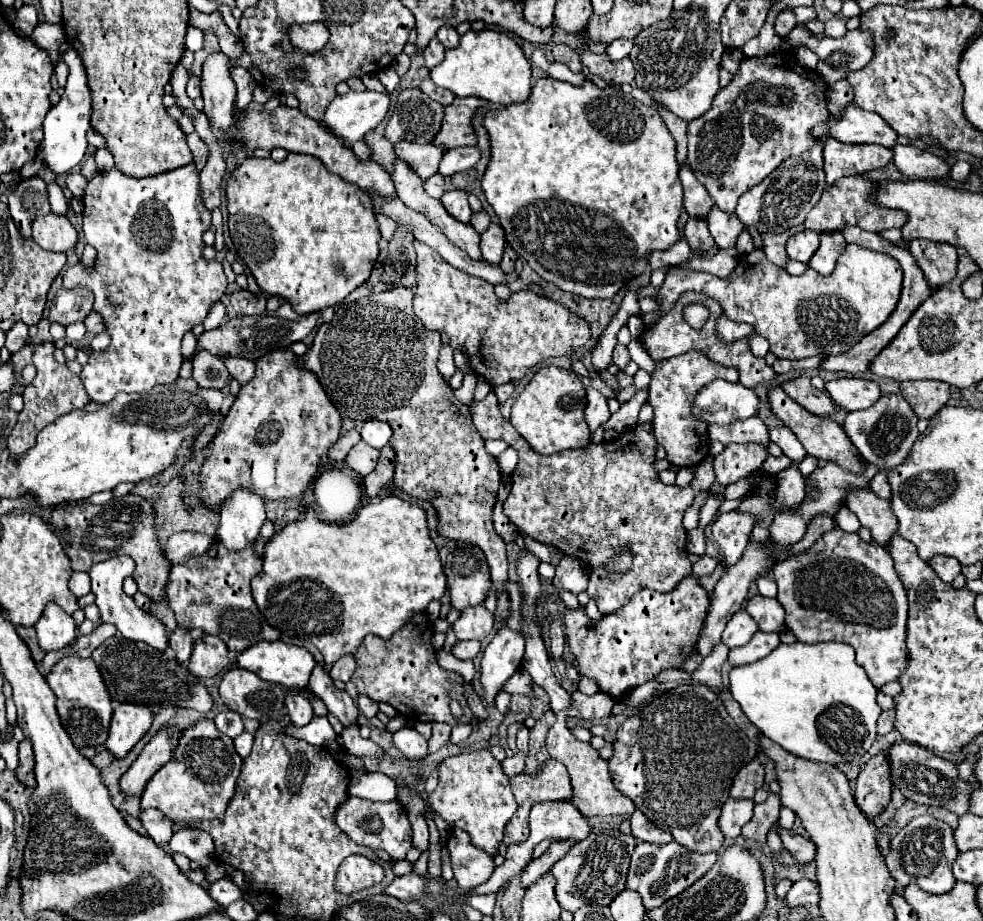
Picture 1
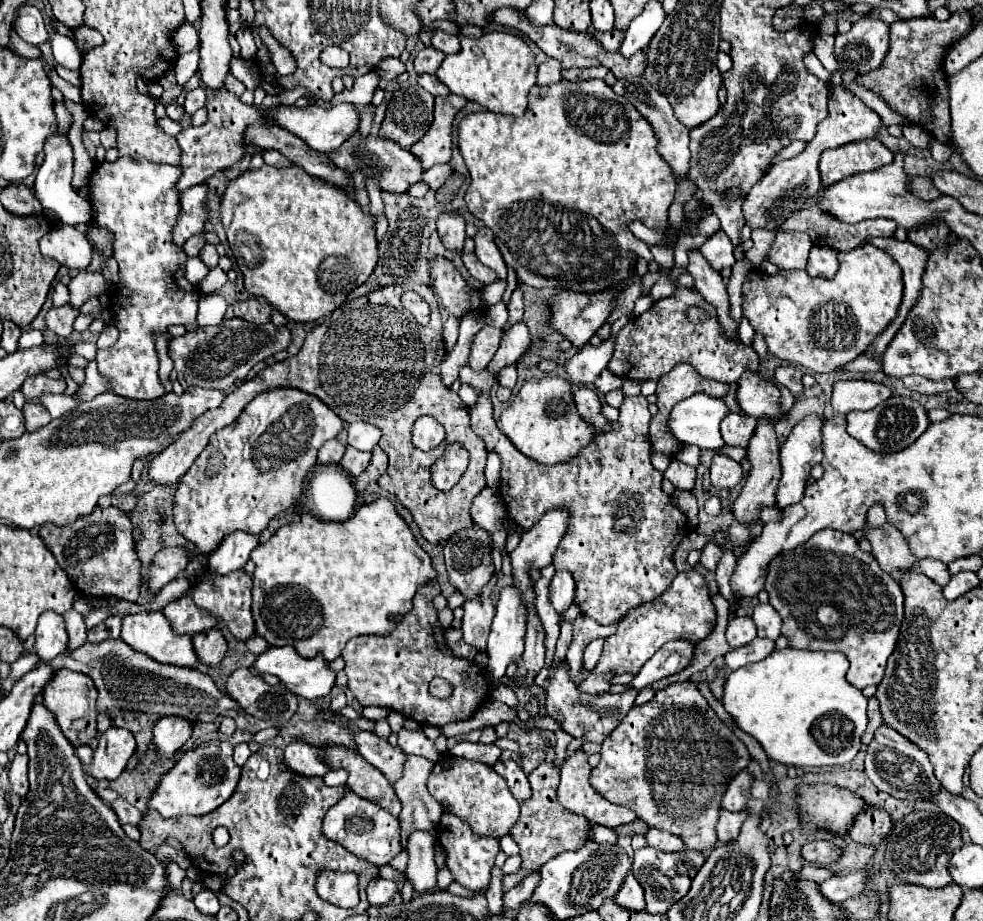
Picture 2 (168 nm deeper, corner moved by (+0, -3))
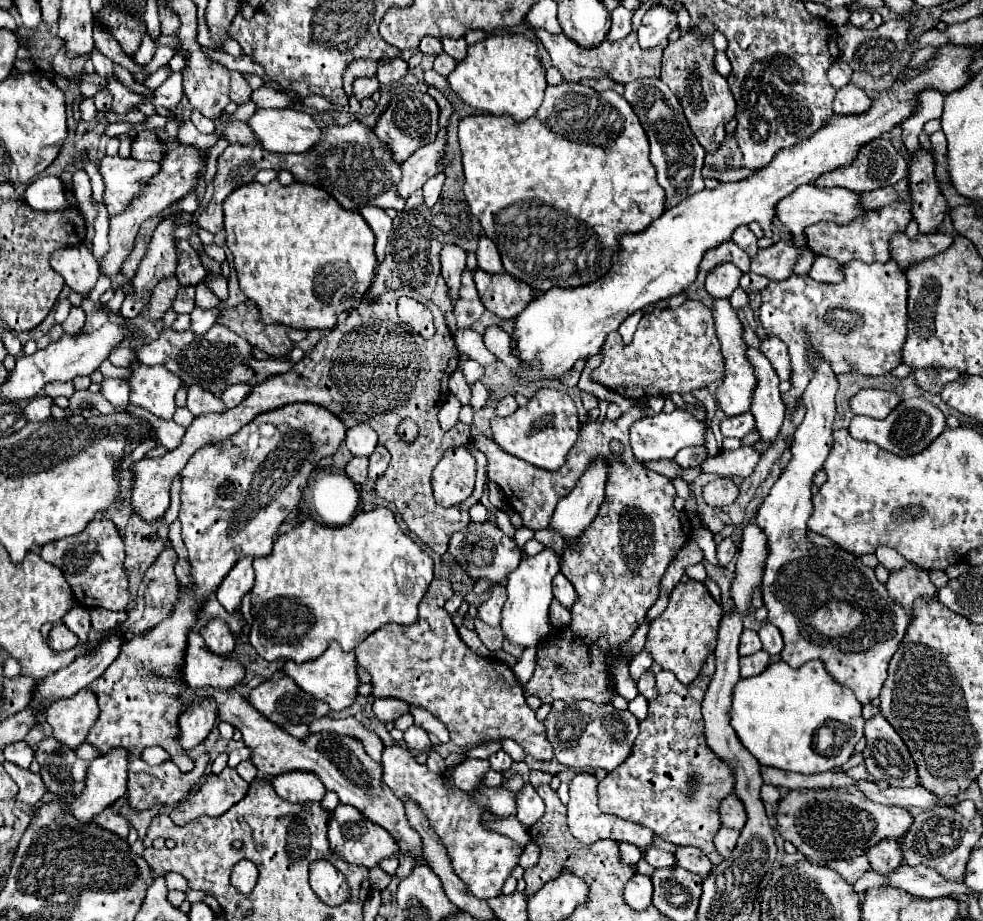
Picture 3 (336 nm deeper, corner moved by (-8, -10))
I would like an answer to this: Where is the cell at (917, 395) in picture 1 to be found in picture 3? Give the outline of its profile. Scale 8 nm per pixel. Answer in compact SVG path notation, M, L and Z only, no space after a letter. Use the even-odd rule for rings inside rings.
M916 370L914 378L918 388L930 394L940 394L942 386L956 380L960 376L958 370Z

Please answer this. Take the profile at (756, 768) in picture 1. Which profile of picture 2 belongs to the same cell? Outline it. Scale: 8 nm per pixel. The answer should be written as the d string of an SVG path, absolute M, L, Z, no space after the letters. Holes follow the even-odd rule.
M740 771L730 783L728 789L722 797L720 807L726 811L744 811L748 801L750 801L750 783L752 783L752 775L748 771Z

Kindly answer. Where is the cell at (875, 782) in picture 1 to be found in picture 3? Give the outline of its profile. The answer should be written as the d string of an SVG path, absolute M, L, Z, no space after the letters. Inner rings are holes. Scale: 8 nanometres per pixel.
M894 838L880 840L876 846L866 850L866 856L868 856L872 870L876 870L878 874L890 872L890 870L894 870L894 866L902 864L902 852L900 852L898 840L894 840Z

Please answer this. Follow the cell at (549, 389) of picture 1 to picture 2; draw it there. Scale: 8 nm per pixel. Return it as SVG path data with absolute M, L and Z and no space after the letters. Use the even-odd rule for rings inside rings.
M560 377L528 379L516 399L506 407L506 411L502 411L496 425L520 453L544 465L556 465L576 457L576 453L594 437L594 429L586 425L576 411L570 383Z

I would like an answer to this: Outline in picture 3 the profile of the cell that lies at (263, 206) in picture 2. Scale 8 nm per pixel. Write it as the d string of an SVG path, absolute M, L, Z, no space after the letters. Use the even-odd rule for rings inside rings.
M272 180L270 184L244 184L224 200L224 230L240 290L258 304L266 324L278 322L296 330L330 330L342 312L348 312L362 302L374 282L378 260L370 226L358 212L342 208L318 186L302 182L282 186L278 180Z

